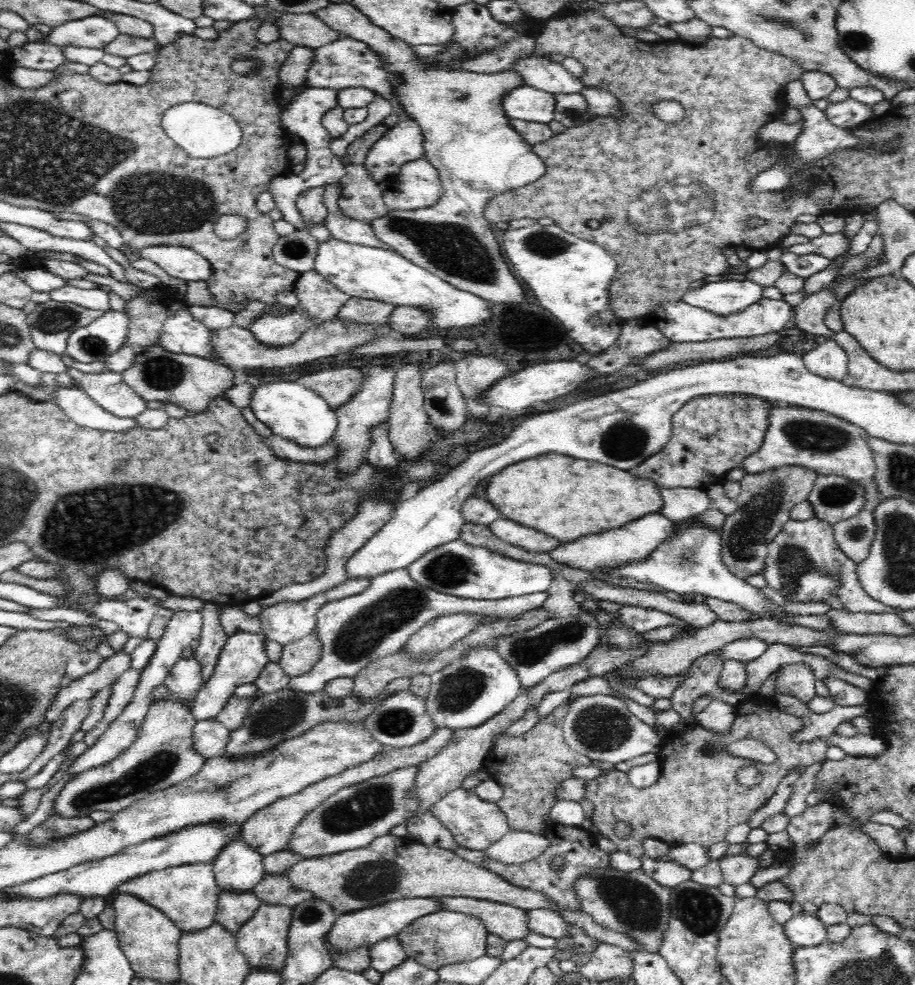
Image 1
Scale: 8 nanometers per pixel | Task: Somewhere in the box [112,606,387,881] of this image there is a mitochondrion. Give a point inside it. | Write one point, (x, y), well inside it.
(279, 716)

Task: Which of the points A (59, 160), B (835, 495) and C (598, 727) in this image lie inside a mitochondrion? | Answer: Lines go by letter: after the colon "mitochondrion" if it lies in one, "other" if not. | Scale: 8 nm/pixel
A: mitochondrion
B: mitochondrion
C: mitochondrion

